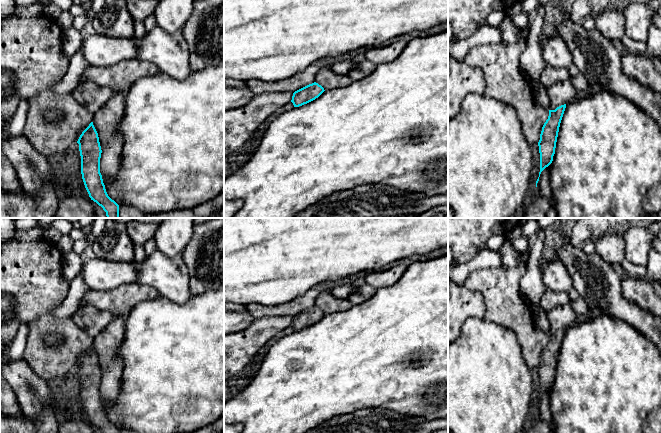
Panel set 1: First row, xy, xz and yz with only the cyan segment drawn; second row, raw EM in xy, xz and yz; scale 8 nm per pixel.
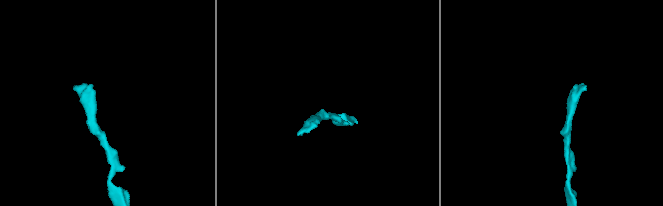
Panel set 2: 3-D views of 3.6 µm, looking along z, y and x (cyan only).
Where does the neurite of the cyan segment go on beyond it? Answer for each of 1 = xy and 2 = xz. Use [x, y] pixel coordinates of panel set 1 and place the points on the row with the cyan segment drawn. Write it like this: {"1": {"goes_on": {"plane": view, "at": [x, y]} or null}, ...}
{"1": {"goes_on": null}, "2": {"goes_on": null}}

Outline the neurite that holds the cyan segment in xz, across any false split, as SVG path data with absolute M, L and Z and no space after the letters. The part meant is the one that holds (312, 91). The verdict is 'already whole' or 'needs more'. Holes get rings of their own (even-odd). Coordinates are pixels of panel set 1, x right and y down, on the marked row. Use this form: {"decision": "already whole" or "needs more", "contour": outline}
{"decision": "already whole", "contour": "M318 83L309 84L293 93L291 102L294 107L299 107L307 104L318 98L323 92L324 88Z"}

